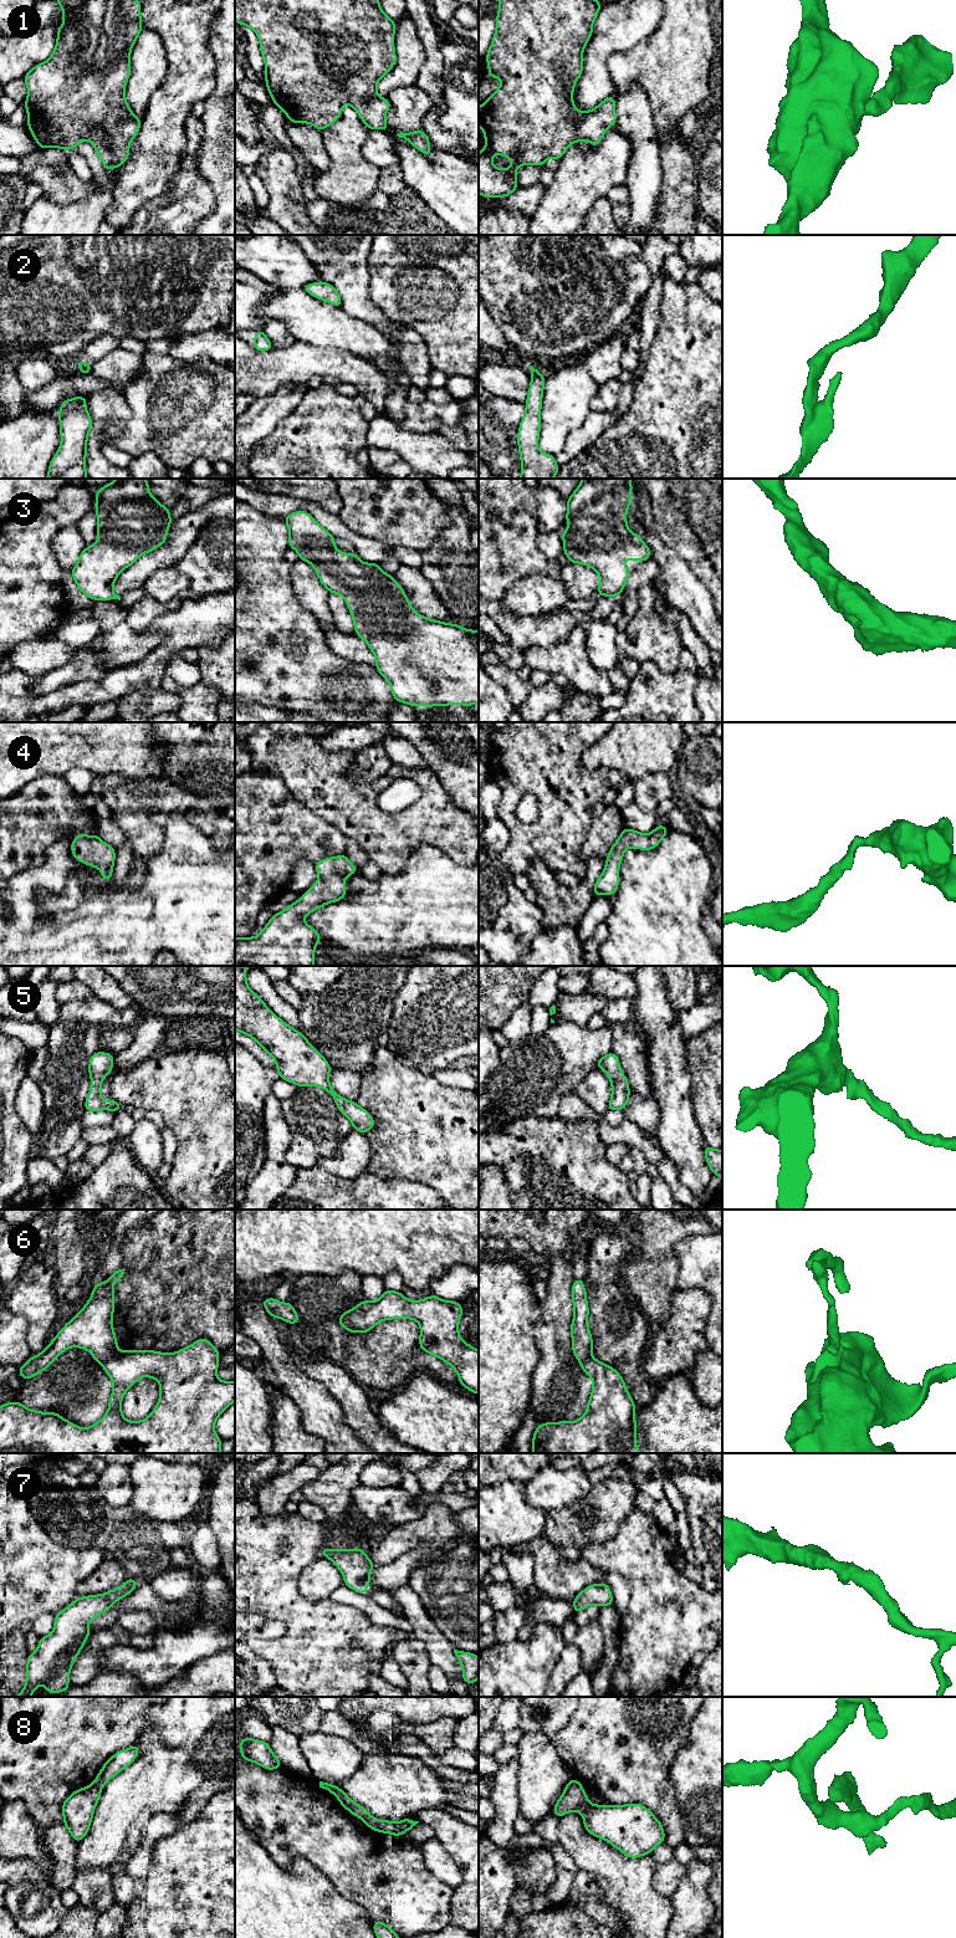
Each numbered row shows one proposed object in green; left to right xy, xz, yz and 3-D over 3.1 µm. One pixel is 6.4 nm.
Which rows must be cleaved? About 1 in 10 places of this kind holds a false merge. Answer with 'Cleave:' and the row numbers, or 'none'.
Cleave: 6, 8

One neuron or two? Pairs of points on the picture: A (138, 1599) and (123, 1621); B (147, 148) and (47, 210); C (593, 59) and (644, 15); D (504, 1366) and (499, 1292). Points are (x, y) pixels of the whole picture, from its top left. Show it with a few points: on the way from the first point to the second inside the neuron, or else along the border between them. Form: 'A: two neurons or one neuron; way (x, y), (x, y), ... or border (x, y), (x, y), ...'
A: two neurons; border (158, 1619), (148, 1611), (124, 1610), (114, 1622)
B: two neurons; border (118, 168), (111, 197)
C: one neuron; way (606, 46), (632, 20)
D: one neuron; way (501, 1348), (501, 1310)

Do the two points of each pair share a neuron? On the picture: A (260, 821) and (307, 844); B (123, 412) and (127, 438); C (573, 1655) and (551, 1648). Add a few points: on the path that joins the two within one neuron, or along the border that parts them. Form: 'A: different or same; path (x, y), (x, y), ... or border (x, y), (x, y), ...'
A: same; path (271, 831), (296, 834)
B: different; border (122, 393), (131, 410), (131, 415), (122, 423)
C: different; border (566, 1644), (553, 1672), (548, 1677)

